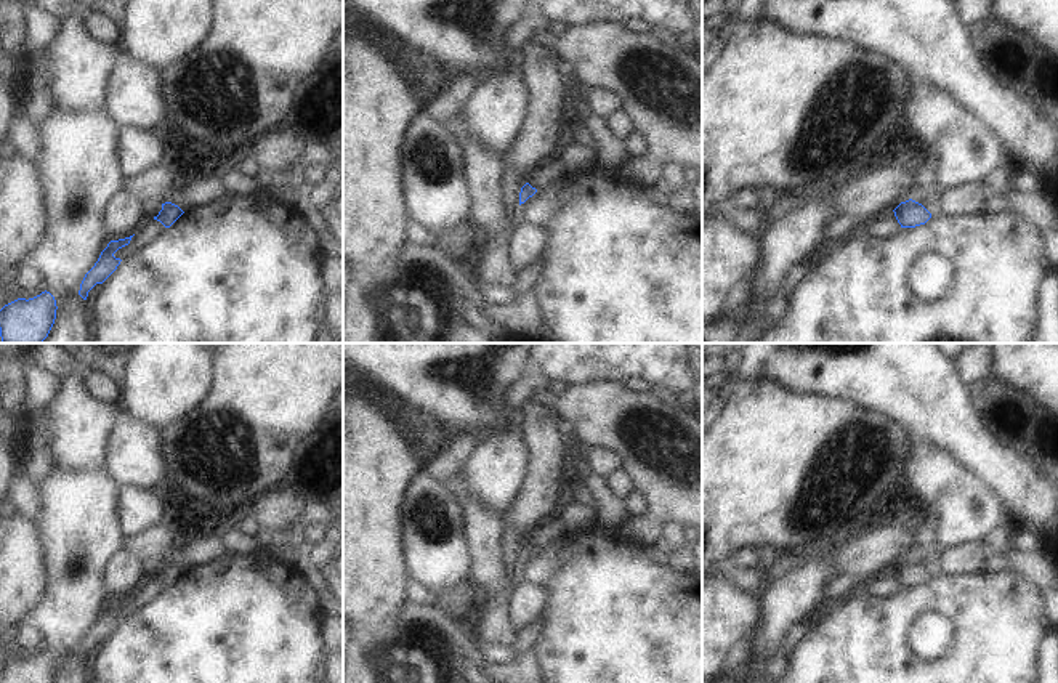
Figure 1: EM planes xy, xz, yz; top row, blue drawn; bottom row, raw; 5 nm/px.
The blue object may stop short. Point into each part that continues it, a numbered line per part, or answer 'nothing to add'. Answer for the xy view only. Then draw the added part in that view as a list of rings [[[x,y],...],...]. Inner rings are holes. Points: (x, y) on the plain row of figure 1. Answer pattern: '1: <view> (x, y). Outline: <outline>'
nothing to add

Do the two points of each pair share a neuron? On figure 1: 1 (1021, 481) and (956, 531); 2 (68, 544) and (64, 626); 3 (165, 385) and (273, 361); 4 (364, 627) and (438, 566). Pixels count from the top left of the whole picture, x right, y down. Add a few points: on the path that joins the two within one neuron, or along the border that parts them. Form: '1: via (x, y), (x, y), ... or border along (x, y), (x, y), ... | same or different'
1: border along (972, 473), (1001, 499), (1007, 510) | different
2: via (64, 565), (64, 605) | same
3: border along (214, 359), (214, 383), (193, 408) | different
4: border along (401, 542), (404, 565), (411, 579) | different

